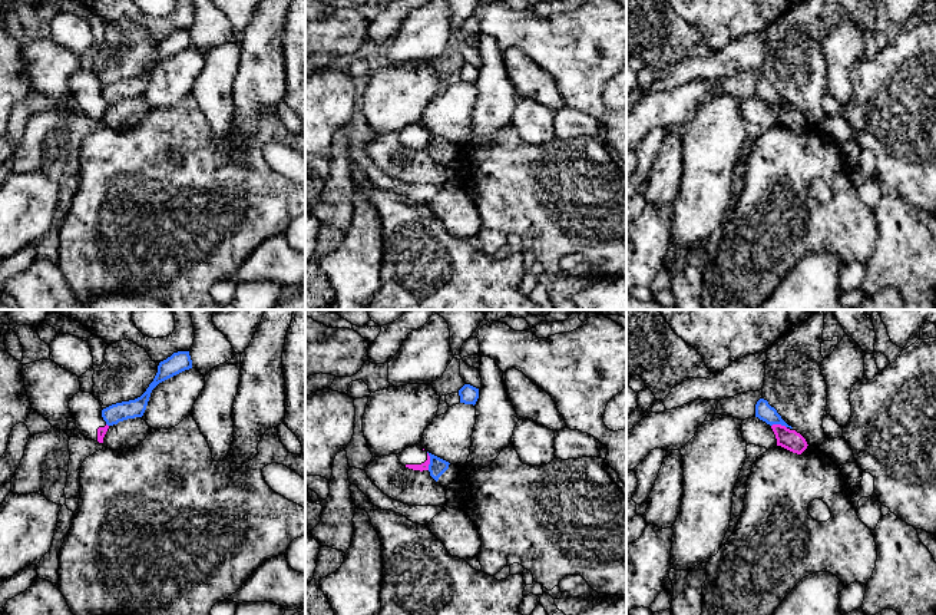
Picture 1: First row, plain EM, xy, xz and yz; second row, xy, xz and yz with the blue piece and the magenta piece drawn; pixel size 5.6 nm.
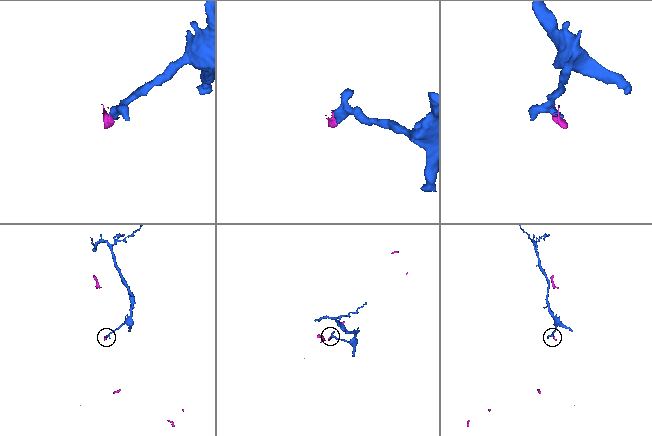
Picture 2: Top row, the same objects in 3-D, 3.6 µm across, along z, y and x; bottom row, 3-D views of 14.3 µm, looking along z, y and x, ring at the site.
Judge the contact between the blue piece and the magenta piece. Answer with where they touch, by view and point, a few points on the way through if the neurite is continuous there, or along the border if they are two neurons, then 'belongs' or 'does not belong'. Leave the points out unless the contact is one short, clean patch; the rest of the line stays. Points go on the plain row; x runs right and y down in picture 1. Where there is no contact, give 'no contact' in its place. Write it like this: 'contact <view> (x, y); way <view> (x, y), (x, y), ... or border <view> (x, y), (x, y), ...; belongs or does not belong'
contact xz (430, 139); border xz (427, 131), (429, 148); does not belong

